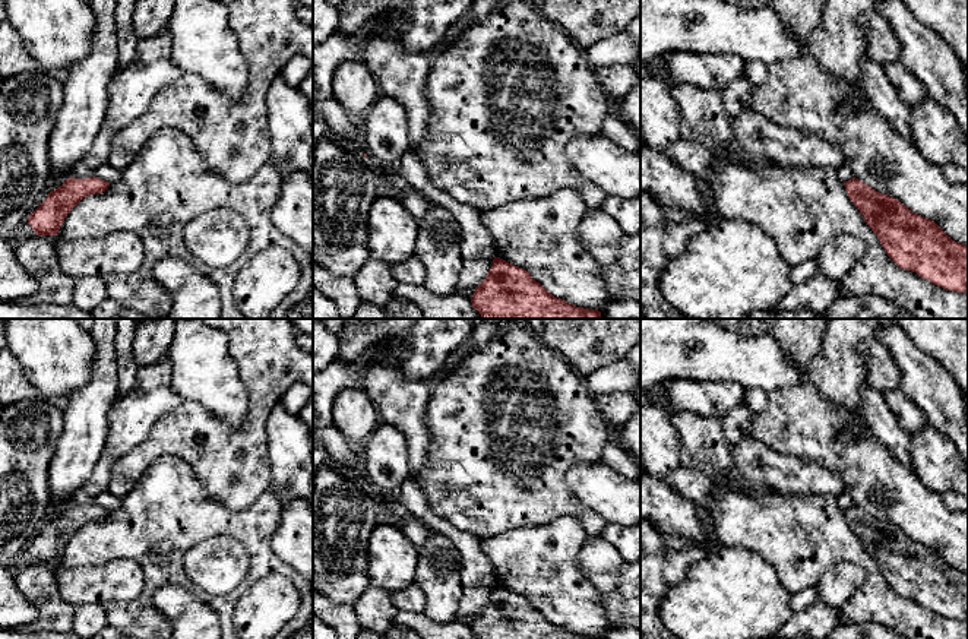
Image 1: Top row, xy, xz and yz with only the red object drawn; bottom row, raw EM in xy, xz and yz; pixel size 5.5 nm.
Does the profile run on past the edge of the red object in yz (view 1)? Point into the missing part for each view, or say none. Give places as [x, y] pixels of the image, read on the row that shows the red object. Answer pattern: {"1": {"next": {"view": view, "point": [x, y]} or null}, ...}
{"1": {"next": null}}

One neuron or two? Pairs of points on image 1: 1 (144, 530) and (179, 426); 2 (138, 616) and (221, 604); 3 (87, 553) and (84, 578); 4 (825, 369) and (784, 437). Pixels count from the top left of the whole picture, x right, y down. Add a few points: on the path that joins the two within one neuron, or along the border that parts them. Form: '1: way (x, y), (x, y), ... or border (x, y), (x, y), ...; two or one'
1: border (196, 474), (180, 458), (160, 456), (141, 477); two
2: way (148, 591), (161, 578), (179, 578), (196, 591); one
3: border (119, 557), (98, 565), (59, 566); two
4: border (821, 351), (810, 364), (810, 380), (841, 408); two

